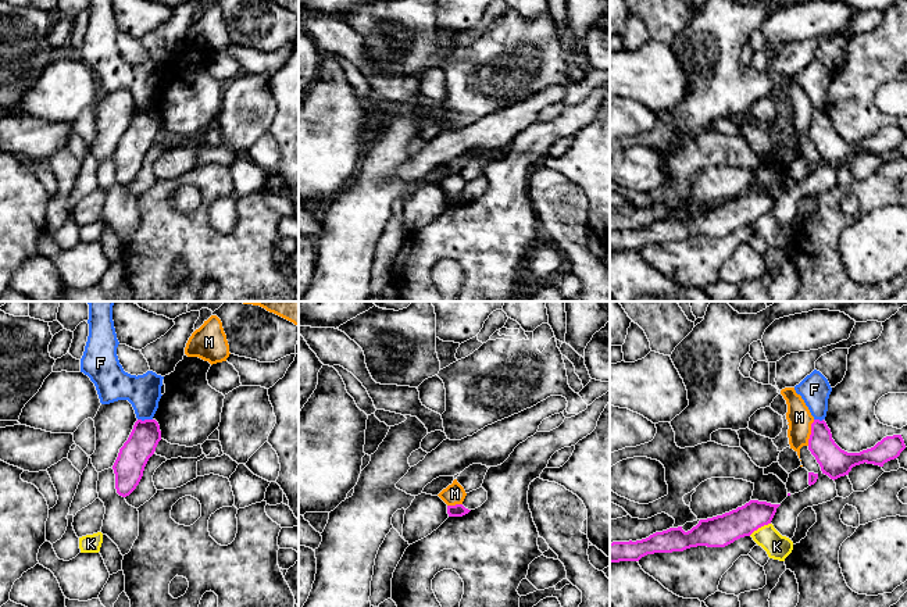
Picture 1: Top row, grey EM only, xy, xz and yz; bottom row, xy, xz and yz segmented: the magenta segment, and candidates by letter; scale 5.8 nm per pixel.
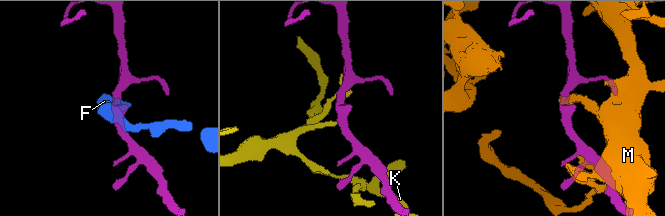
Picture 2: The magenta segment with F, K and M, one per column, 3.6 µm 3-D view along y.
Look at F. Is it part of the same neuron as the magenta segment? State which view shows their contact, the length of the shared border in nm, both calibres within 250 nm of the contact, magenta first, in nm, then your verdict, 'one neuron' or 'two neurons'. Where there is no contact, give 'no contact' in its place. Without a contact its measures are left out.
xy | 90 nm | 170/200 nm | two neurons

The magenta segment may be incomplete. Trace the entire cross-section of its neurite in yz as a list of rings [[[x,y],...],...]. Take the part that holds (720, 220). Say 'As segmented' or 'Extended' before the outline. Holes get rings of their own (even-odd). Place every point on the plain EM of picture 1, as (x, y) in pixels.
As segmented. [[[750,189],[722,204],[700,208],[688,221],[678,215],[656,221],[636,231],[613,231],[610,232],[610,251],[639,250],[647,243],[683,240],[697,235],[725,236],[771,213],[779,194]]]

